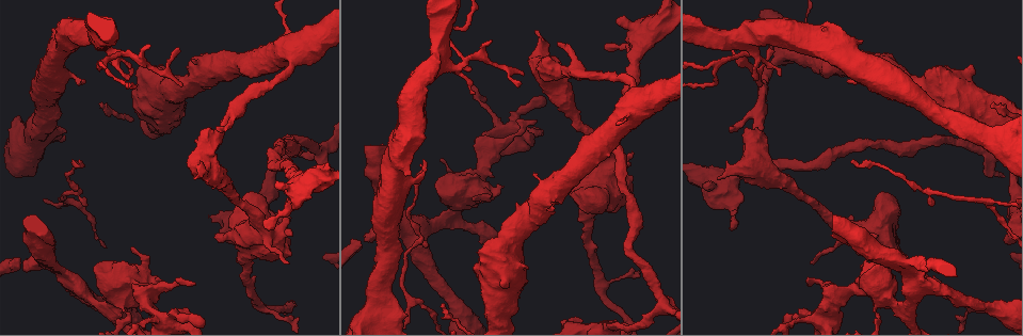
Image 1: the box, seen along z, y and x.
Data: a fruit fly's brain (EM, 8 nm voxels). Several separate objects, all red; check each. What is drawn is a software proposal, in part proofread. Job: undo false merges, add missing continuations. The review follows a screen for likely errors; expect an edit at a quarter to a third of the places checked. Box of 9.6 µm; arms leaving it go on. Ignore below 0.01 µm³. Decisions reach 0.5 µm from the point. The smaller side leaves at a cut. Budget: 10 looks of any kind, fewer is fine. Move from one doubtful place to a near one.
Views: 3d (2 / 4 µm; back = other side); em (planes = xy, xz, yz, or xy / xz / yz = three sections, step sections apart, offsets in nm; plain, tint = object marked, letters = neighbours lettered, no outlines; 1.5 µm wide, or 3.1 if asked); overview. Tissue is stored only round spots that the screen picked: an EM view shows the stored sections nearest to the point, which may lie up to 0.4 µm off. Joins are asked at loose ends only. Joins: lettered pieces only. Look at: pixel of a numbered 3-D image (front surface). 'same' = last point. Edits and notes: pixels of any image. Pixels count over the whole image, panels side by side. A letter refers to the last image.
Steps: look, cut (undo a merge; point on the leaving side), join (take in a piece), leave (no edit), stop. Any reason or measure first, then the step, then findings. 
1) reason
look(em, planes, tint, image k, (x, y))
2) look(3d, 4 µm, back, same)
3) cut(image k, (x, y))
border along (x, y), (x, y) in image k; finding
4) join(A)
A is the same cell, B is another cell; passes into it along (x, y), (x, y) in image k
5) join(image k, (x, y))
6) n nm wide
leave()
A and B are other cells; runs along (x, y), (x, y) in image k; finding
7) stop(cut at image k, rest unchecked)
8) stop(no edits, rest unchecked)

branch stops here
look(em, xz, step 8, letters, image 1, (812, 262))

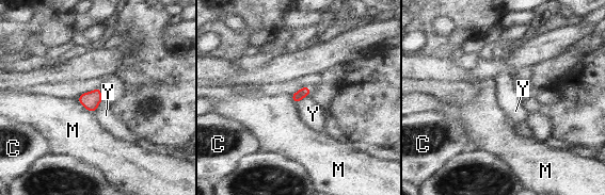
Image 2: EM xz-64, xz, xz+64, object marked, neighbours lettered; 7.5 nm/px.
another direction
look(em, planes, letters, same)

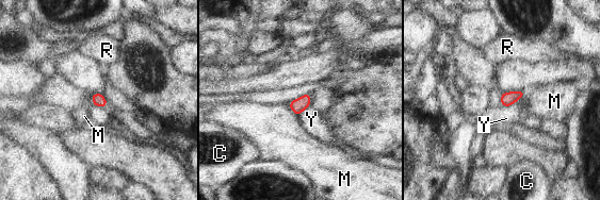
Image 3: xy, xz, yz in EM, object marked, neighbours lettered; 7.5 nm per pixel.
leave()
C, M, R and Y are other cells; border along (524, 94), (512, 104), (502, 105) in image 3; none of them fits

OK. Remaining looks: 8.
an open end
look(em, yz, step 4, letters, image 1, (851, 162))

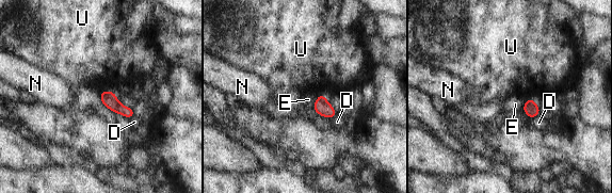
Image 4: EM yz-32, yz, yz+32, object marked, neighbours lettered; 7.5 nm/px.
leave()
D, E, N and U are other cells; none of them fits

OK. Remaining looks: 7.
two arms in line, one across
look(em, yz, step 4, tint, image 1, (124, 55))

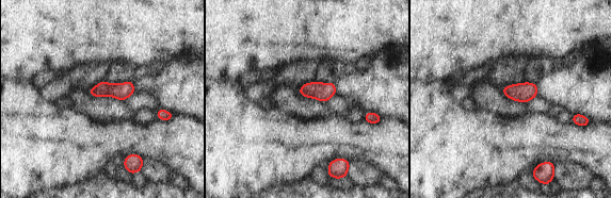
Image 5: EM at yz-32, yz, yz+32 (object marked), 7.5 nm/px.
look(em, planes, letters, same)

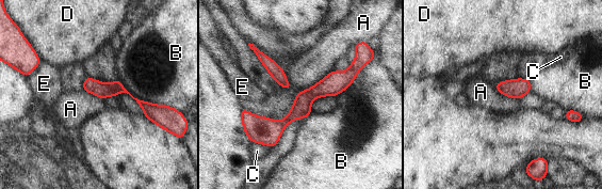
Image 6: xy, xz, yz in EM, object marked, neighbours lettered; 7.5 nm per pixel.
leave()
A, B, C, D and E are other cells; border along (332, 69), (279, 120), (243, 108) in image 6; all the same cell

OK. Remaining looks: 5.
thick turns thin
look(3d, 4 µm, back, image 1, (286, 21))

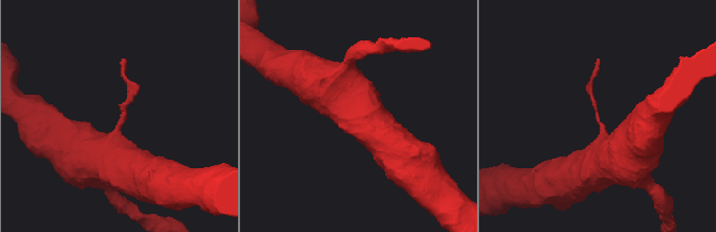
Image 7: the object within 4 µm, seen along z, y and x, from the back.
need the tissue
look(em, yz, step 8, tint, image 7, (596, 118))

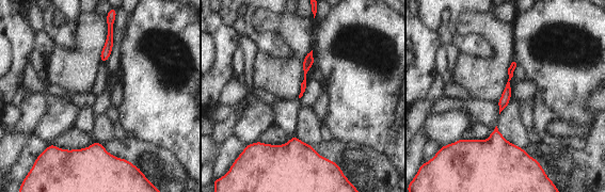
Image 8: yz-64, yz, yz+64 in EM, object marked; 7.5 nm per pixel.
another direction
look(em, planes, letters, same)

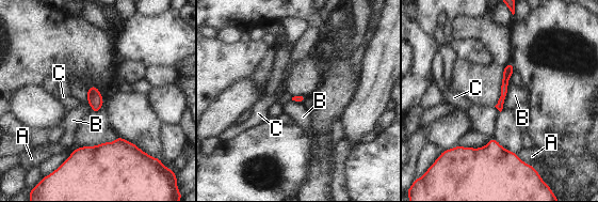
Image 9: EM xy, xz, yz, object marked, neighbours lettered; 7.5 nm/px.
60 nm wide
leave()
A, B and C are other cells; runs along (508, 65), (499, 107) in image 9; continuous, no second cell

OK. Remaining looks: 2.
stop(no edits, rest unchecked)

